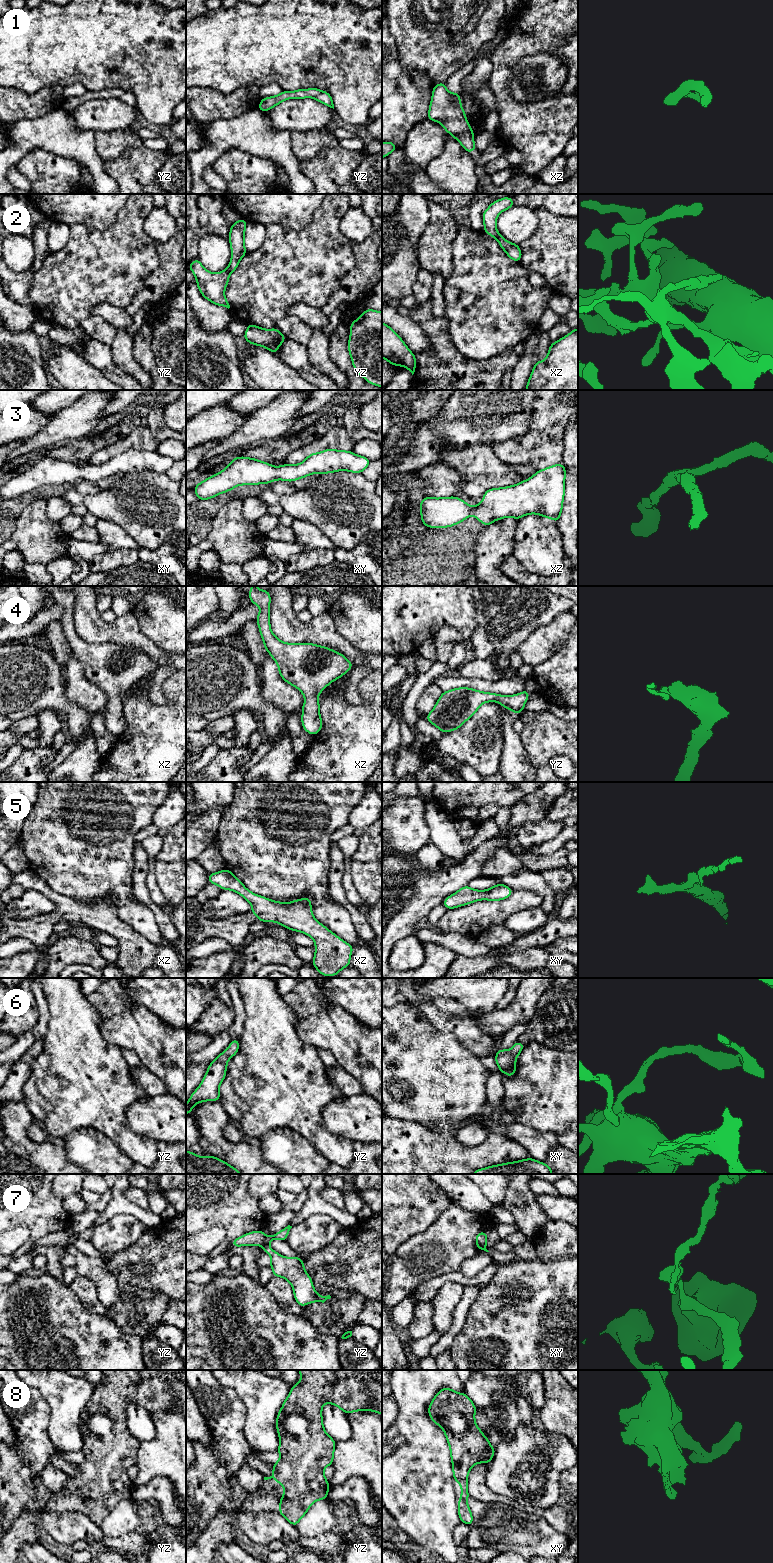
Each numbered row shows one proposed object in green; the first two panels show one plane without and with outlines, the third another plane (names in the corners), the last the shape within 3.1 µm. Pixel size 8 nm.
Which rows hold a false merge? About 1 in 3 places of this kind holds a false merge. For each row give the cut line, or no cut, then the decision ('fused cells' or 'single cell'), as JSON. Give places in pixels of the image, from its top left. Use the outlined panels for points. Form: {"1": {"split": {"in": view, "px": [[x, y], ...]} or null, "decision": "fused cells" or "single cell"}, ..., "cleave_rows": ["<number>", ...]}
{"1": {"split": null, "decision": "single cell"}, "2": {"split": null, "decision": "single cell"}, "3": {"split": null, "decision": "single cell"}, "4": {"split": null, "decision": "single cell"}, "5": {"split": null, "decision": "single cell"}, "6": {"split": null, "decision": "single cell"}, "7": {"split": {"in": "yz", "px": [[267, 1245], [263, 1248]]}, "decision": "fused cells"}, "8": {"split": null, "decision": "single cell"}, "cleave_rows": ["7"]}

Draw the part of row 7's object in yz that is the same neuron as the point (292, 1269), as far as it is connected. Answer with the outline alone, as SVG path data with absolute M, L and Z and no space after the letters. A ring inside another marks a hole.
M265 1246L263 1251L271 1256L270 1266L273 1276L283 1277L291 1284L297 1304L304 1307L312 1302L324 1303L331 1298L330 1295L320 1296L317 1294L301 1257L284 1257L269 1246Z

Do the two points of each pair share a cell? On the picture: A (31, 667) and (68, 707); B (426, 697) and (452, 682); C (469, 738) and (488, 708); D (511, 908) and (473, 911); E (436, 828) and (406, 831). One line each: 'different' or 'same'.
A: same
B: different
C: same
D: same
E: different

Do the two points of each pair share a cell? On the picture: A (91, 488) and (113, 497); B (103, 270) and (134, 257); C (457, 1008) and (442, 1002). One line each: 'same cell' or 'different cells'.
A: different cells
B: same cell
C: same cell

